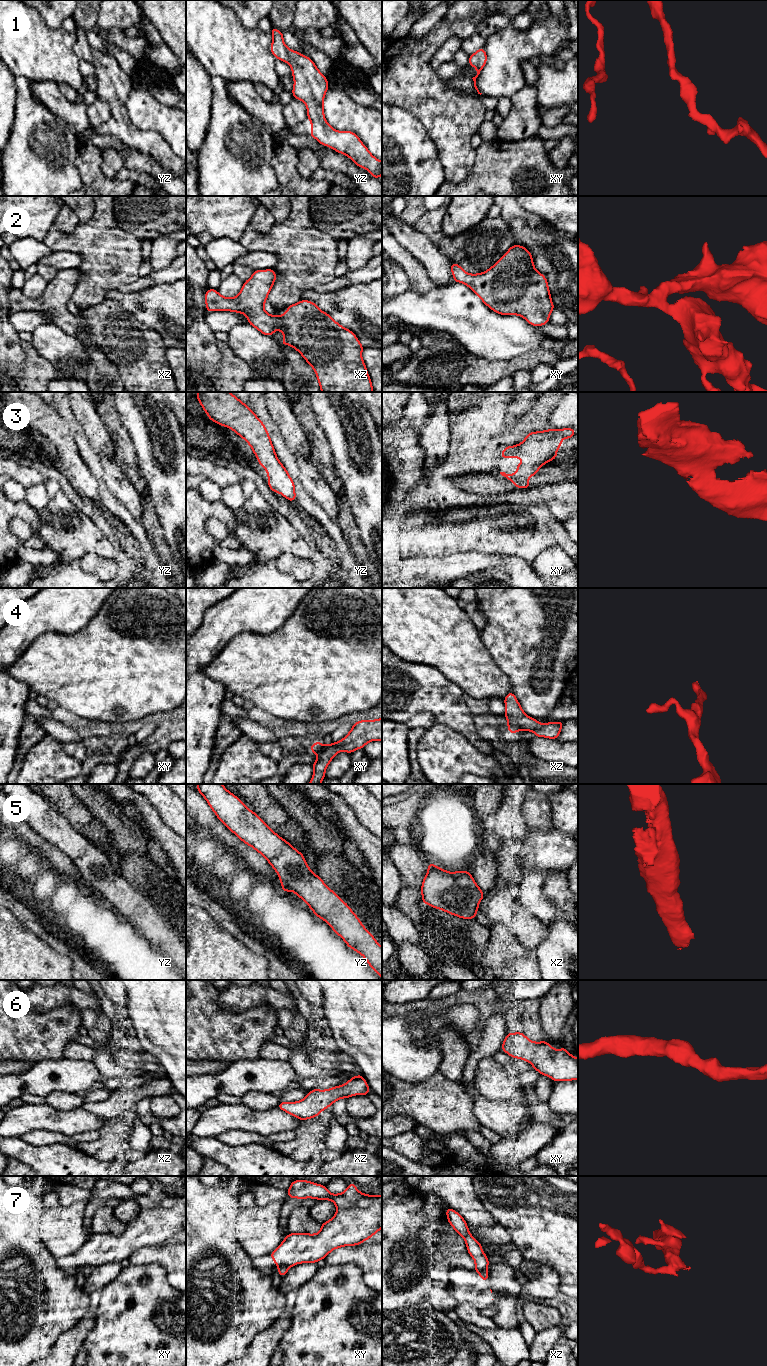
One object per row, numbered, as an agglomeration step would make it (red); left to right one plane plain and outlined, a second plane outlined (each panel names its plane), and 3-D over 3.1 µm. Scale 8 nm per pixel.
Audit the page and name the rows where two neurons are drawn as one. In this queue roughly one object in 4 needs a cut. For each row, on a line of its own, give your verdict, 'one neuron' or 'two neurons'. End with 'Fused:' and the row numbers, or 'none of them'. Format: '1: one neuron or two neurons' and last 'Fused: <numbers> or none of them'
1: one neuron
2: one neuron
3: one neuron
4: one neuron
5: one neuron
6: one neuron
7: two neurons
Fused: 7

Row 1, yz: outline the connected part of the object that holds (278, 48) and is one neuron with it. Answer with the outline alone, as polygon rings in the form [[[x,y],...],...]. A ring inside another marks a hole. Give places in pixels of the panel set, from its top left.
[[[272,28],[271,33],[272,54],[291,66],[294,78],[293,97],[307,106],[307,117],[312,125],[309,135],[320,144],[347,155],[357,166],[368,170],[373,178],[378,179],[382,175],[382,161],[370,153],[354,132],[340,132],[327,123],[323,102],[329,88],[325,75],[318,70],[310,57],[289,49],[284,43],[281,31]]]

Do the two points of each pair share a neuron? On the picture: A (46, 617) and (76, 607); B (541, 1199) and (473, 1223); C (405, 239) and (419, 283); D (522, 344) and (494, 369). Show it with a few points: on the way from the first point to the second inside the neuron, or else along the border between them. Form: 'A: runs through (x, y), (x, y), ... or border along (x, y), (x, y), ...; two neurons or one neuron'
A: runs through (53, 610), (56, 607), (69, 607); one neuron
B: border along (478, 1196), (482, 1206), (497, 1223); two neurons
C: border along (393, 236), (425, 270); two neurons
D: border along (526, 352), (510, 359), (486, 360), (481, 357); two neurons

